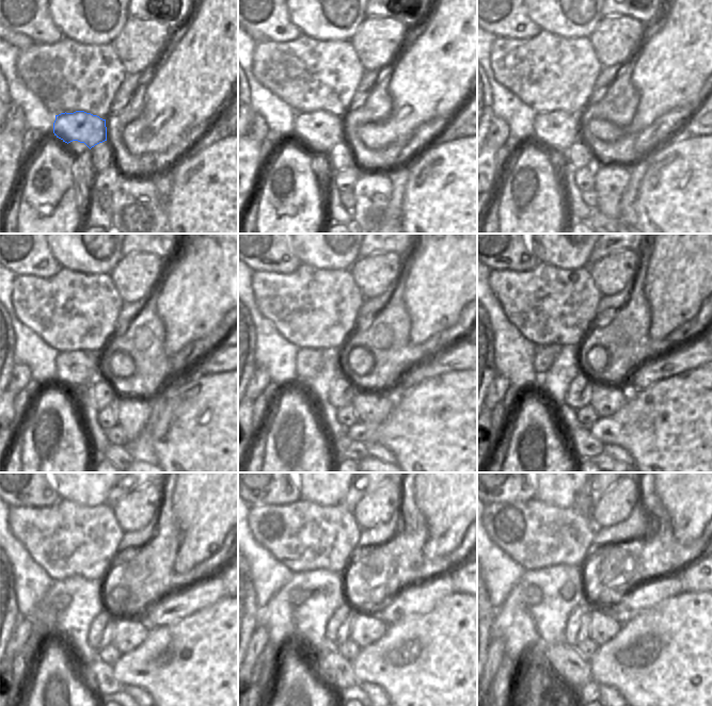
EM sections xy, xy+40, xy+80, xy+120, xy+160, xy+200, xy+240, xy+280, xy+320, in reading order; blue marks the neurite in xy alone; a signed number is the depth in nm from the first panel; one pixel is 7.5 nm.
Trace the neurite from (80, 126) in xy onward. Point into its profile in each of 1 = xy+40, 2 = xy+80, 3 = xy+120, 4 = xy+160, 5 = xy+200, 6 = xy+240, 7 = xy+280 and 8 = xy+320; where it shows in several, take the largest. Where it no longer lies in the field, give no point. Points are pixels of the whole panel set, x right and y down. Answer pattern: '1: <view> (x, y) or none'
1: xy+40 (320, 130)
2: xy+80 (555, 129)
3: xy+120 (77, 367)
4: xy+160 (309, 362)
5: xy+200 (544, 356)
6: xy+240 (63, 599)
7: xy+280 (296, 596)
8: xy+320 (533, 595)

